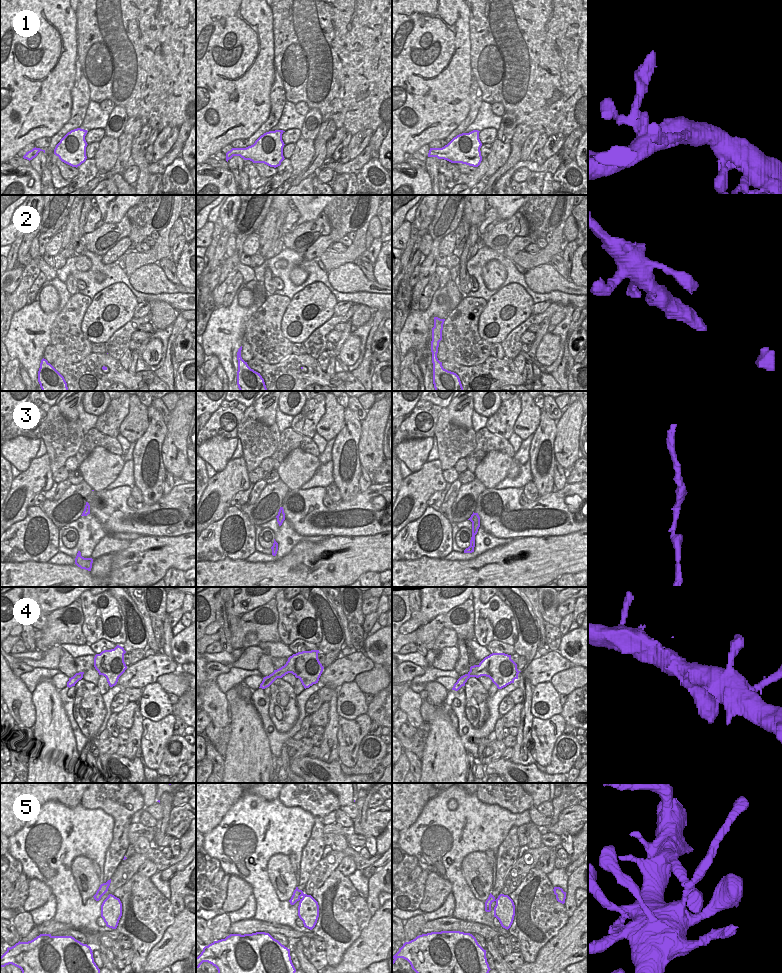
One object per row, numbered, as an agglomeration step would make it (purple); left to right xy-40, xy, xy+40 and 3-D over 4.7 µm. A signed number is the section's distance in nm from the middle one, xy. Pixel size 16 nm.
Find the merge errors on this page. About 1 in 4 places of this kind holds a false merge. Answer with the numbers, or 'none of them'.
none of them

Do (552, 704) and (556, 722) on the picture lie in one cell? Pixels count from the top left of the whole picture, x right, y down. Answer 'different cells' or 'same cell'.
different cells

